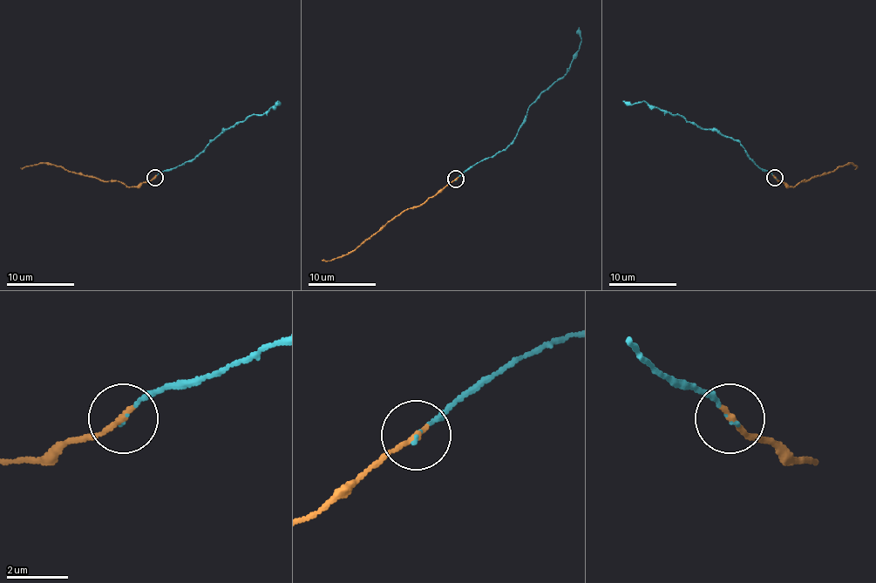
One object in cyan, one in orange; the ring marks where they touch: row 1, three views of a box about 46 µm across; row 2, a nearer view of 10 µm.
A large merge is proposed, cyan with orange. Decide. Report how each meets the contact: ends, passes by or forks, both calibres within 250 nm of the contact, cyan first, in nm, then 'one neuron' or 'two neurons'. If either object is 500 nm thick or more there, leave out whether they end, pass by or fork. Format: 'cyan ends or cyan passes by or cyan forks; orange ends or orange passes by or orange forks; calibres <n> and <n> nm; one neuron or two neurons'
cyan ends; orange ends; calibres 40 and 200 nm; one neuron

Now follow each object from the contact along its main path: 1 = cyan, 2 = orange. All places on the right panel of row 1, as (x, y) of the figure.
1: (775, 179), (753, 162), (736, 140), (716, 130), (704, 130), (643, 101), (632, 105), (623, 101)
2: (775, 177), (793, 187), (802, 180), (851, 164), (856, 169)

